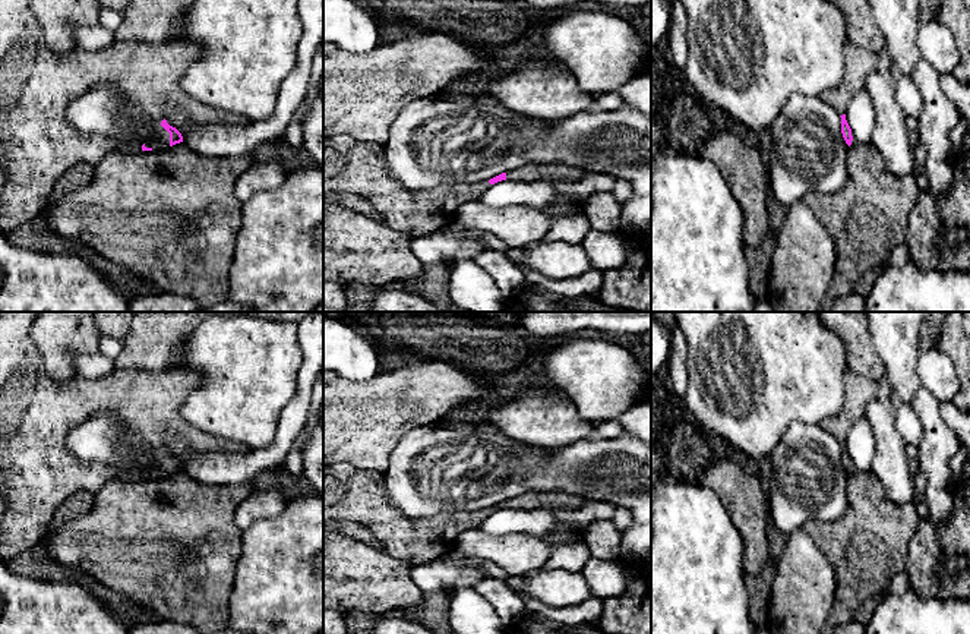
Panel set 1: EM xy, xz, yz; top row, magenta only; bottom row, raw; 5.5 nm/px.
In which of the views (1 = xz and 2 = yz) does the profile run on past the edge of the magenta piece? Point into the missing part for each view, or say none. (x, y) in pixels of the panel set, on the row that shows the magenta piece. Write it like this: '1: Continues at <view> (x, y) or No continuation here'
1: Continues at xz (350, 166)
2: Continues at yz (858, 63)

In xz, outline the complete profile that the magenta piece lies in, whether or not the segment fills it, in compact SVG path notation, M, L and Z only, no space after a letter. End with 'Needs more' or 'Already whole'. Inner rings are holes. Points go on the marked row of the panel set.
M347 135L323 136L323 192L366 198L380 214L382 224L410 239L442 230L454 221L461 205L480 201L497 182L575 182L582 174L581 168L563 164L534 163L486 182L408 190L392 177L385 145L356 141Z. Needs more

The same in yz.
M847 42L844 47L843 81L835 89L830 89L821 95L840 114L841 133L849 146L856 145L857 141L851 135L846 111L851 98L866 86L869 73L878 69L878 60L879 54Z. Needs more

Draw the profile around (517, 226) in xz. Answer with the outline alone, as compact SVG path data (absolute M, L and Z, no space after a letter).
M588 198L556 202L546 209L537 209L525 205L495 208L475 201L461 205L455 212L454 223L490 233L500 239L508 250L543 240L559 218L584 214L587 202Z

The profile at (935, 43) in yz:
M938 19L920 23L917 48L920 57L939 73L952 73L960 61L960 53L951 32Z

